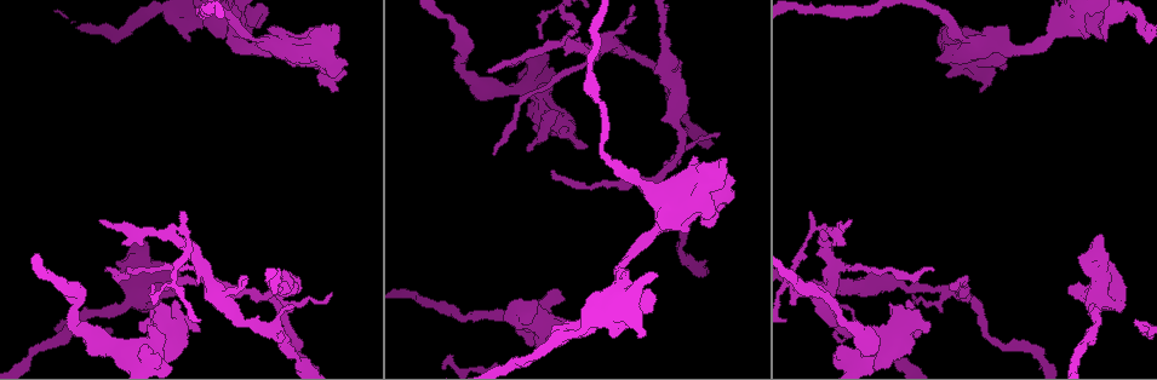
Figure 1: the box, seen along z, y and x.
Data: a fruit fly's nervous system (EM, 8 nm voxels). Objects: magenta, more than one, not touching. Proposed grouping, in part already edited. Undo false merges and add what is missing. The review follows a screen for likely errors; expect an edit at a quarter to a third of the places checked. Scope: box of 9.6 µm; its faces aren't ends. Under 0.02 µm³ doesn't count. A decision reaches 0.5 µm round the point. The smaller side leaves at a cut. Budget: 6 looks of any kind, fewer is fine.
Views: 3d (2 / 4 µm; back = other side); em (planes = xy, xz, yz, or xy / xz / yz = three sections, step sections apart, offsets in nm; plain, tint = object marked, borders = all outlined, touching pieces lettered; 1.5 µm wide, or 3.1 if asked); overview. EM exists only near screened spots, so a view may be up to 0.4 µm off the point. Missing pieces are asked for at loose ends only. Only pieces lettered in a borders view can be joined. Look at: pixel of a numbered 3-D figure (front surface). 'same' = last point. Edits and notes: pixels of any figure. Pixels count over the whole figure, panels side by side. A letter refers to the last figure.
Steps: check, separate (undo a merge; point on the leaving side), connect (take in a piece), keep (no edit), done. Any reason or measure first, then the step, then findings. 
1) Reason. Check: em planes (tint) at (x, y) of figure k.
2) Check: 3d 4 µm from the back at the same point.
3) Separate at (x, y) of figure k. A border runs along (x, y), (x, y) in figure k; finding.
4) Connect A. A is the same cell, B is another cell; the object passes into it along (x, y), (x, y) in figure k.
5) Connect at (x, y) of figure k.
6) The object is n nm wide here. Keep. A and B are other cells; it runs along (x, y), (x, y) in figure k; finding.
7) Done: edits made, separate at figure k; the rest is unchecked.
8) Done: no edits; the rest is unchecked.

Free end. Check: em planes (borders) at (948, 75) of figure 1.

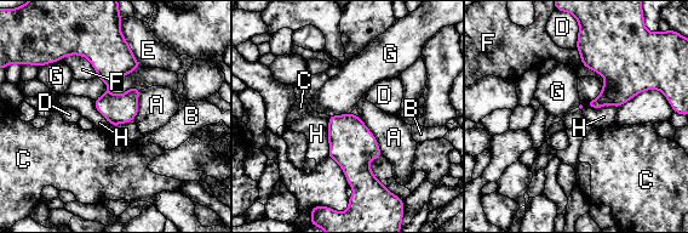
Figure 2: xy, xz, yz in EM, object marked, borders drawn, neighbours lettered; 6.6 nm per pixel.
Keep. A, B, C, D, E, F, G and H are other cells; a border runs along (579, 34), (575, 47) in figure 2; none of them fits.

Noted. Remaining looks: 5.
Thick end. Check: em xz step 8 (tint) at (1099, 236) of figure 1.

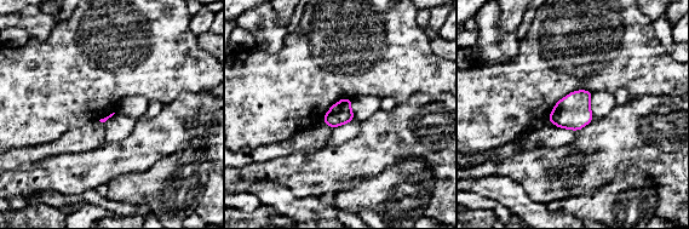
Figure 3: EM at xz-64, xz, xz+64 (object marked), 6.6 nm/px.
Check: em planes (tint) at the same point.

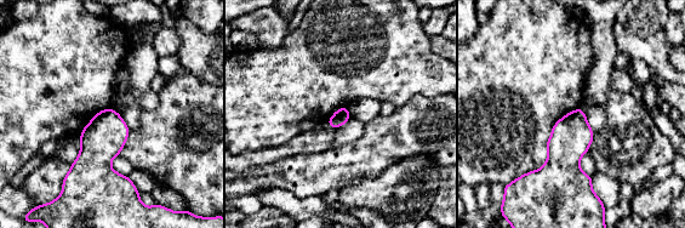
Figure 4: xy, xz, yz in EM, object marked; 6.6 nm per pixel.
What lies round it. Check: em planes (borders) at the same point.

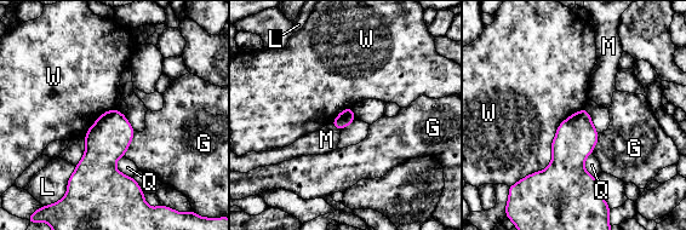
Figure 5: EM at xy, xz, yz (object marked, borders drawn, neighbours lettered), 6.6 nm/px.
Keep. G, L, M, Q and W are other cells; a border runs along (583, 108), (521, 178) in figure 5; none of them fits.

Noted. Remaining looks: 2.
Thick end. Check: em planes (borders) at (587, 147) of figure 1.

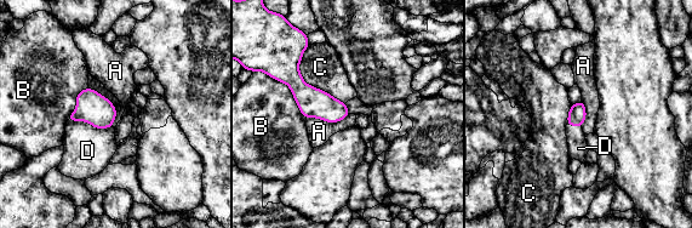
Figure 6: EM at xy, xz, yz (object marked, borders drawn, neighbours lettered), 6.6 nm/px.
Connect D. D is the same cell, A, B and C are other cells; the cell continues.

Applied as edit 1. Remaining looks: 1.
Done: edits made, connect at figure 6; the rest is unchecked.

